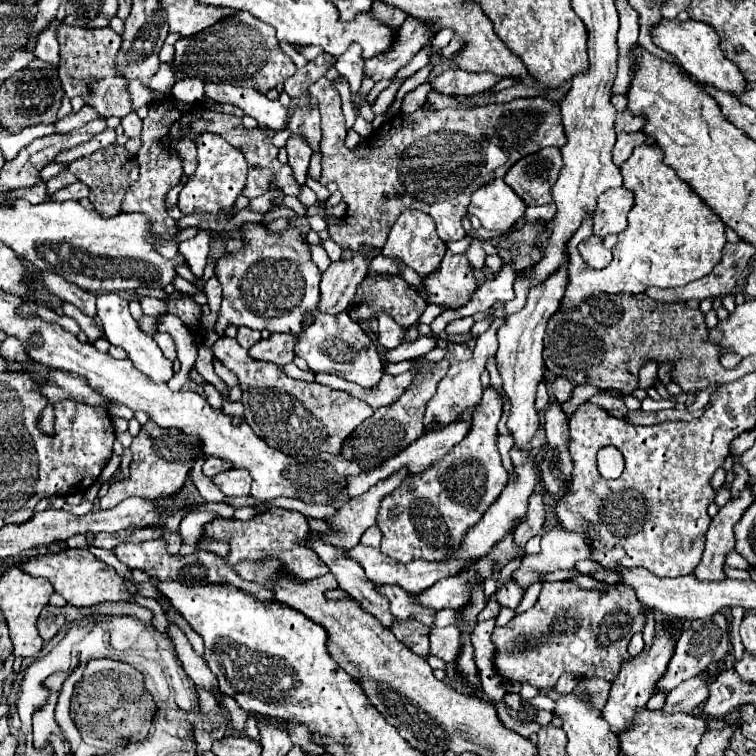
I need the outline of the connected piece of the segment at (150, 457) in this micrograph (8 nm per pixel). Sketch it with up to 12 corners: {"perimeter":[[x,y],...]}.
{"perimeter":[[148,421],[130,449],[130,479],[110,485],[100,509],[126,497],[182,489],[196,437]]}

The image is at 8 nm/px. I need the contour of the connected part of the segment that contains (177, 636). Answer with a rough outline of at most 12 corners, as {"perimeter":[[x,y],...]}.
{"perimeter":[[176,625],[168,635],[184,671],[196,685],[214,693],[216,677],[196,655]]}

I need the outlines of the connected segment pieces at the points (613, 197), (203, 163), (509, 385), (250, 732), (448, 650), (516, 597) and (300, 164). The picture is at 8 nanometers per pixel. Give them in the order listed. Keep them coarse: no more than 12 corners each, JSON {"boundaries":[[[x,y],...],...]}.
{"boundaries":[[[630,189],[598,197],[594,233],[606,237],[626,227],[634,205]],[[220,135],[194,139],[198,167],[180,191],[190,213],[230,213],[246,159]],[[568,265],[528,291],[498,329],[506,427],[530,453],[538,429],[542,335],[568,285]],[[248,713],[244,735],[260,743],[258,725],[254,713]],[[458,627],[430,631],[430,655],[454,663],[460,653]],[[512,579],[496,591],[500,607],[516,607],[524,591]],[[290,135],[288,165],[300,185],[306,181],[312,149],[304,135]]]}

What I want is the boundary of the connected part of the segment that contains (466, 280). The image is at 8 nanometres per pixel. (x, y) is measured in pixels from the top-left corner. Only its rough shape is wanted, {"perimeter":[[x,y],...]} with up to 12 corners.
{"perimeter":[[446,251],[422,279],[426,303],[458,309],[478,281],[466,255]]}

